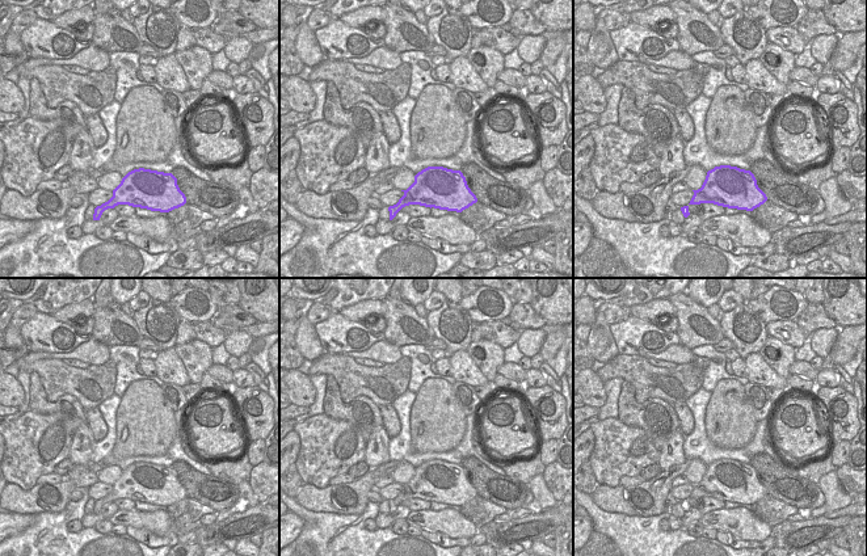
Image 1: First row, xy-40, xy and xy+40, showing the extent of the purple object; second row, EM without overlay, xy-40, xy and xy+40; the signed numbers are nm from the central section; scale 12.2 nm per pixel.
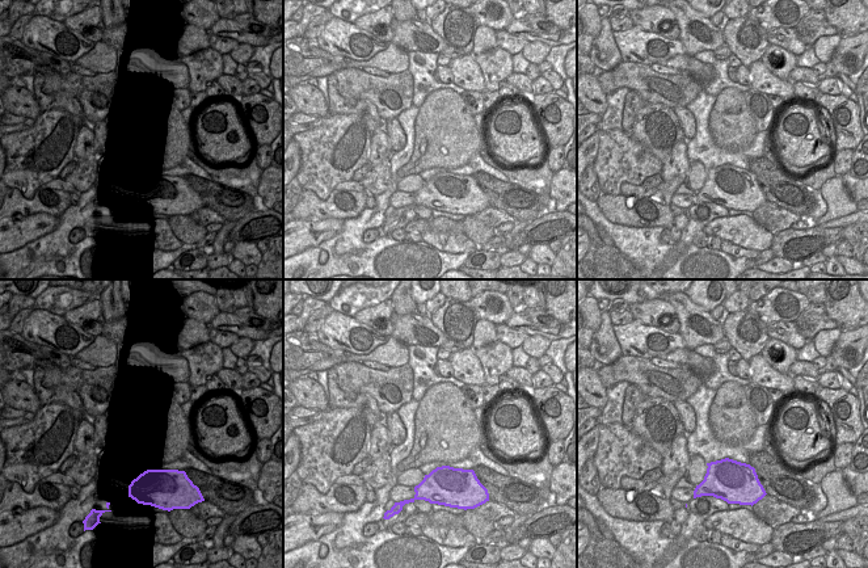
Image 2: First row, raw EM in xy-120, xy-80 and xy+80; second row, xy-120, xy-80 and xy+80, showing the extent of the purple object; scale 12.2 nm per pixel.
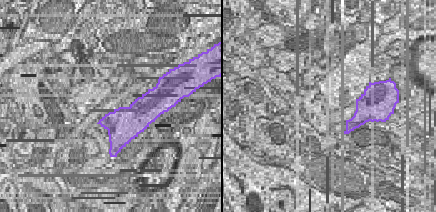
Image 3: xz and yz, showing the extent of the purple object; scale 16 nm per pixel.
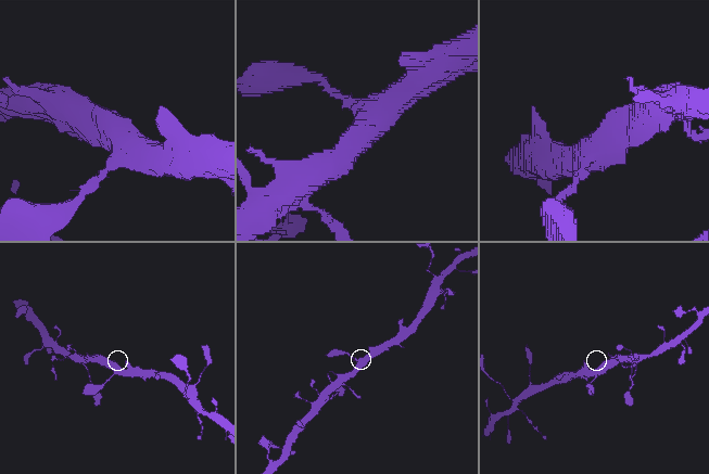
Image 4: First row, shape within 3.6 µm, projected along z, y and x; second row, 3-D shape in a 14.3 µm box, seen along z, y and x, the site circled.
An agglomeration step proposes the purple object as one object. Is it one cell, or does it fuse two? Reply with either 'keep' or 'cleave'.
keep

